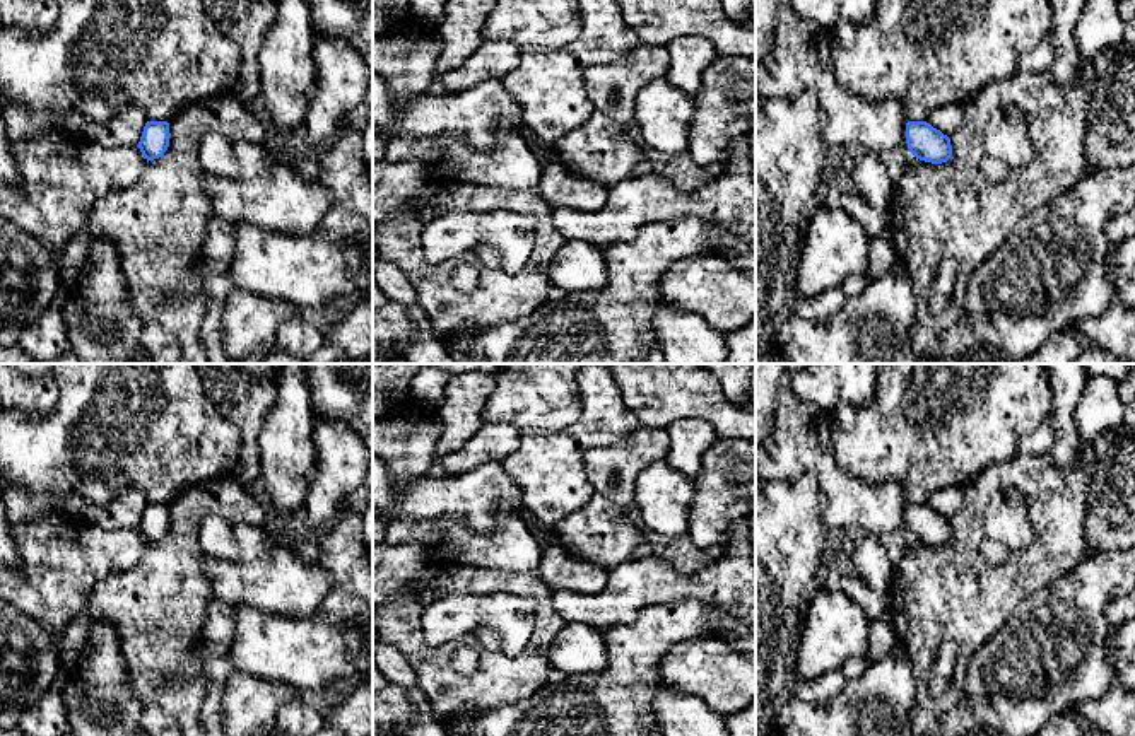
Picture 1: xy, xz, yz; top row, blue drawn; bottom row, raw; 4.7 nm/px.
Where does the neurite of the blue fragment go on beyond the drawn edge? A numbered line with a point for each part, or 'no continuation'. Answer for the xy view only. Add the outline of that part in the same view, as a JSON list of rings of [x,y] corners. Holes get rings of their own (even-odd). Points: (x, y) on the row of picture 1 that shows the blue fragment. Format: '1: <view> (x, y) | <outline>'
no continuation

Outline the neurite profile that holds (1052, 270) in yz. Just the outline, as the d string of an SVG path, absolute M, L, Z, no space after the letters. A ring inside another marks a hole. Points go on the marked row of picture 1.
M1135 162L1128 167L1087 174L1060 196L1027 213L1005 242L969 277L962 316L937 335L930 364L969 364L997 350L1002 362L1031 355L1051 333L1099 316L1114 304L1108 265L1109 220L1135 203Z

